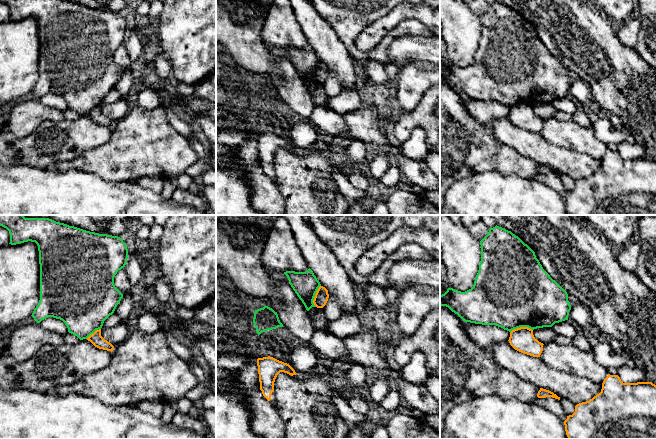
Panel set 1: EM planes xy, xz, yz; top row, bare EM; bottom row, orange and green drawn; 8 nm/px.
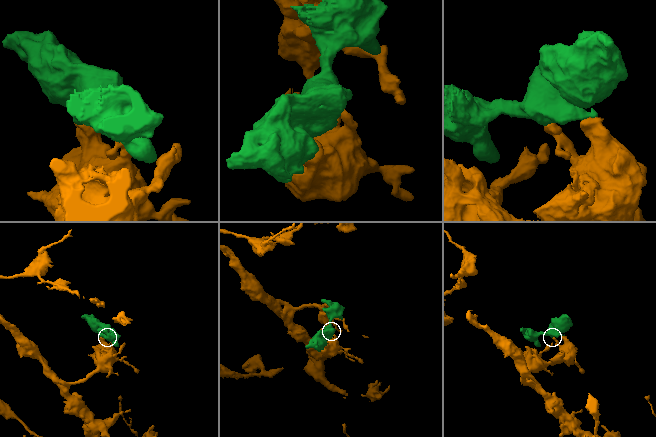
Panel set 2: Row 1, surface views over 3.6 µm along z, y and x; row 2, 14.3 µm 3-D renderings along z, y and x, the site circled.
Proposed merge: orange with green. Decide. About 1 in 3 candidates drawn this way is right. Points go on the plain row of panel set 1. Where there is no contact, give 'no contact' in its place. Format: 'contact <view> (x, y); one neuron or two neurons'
contact yz (521, 103); two neurons

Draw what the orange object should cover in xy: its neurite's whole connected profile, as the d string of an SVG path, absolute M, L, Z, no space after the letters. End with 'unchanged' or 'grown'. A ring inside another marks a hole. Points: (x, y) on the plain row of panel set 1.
M101 105L96 106L93 110L91 110L87 114L87 116L90 117L95 123L99 125L103 125L111 128L114 125L114 122L101 112Z; unchanged

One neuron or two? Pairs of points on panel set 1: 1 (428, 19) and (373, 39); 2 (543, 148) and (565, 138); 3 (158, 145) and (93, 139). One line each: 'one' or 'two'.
1: one
2: two
3: two

